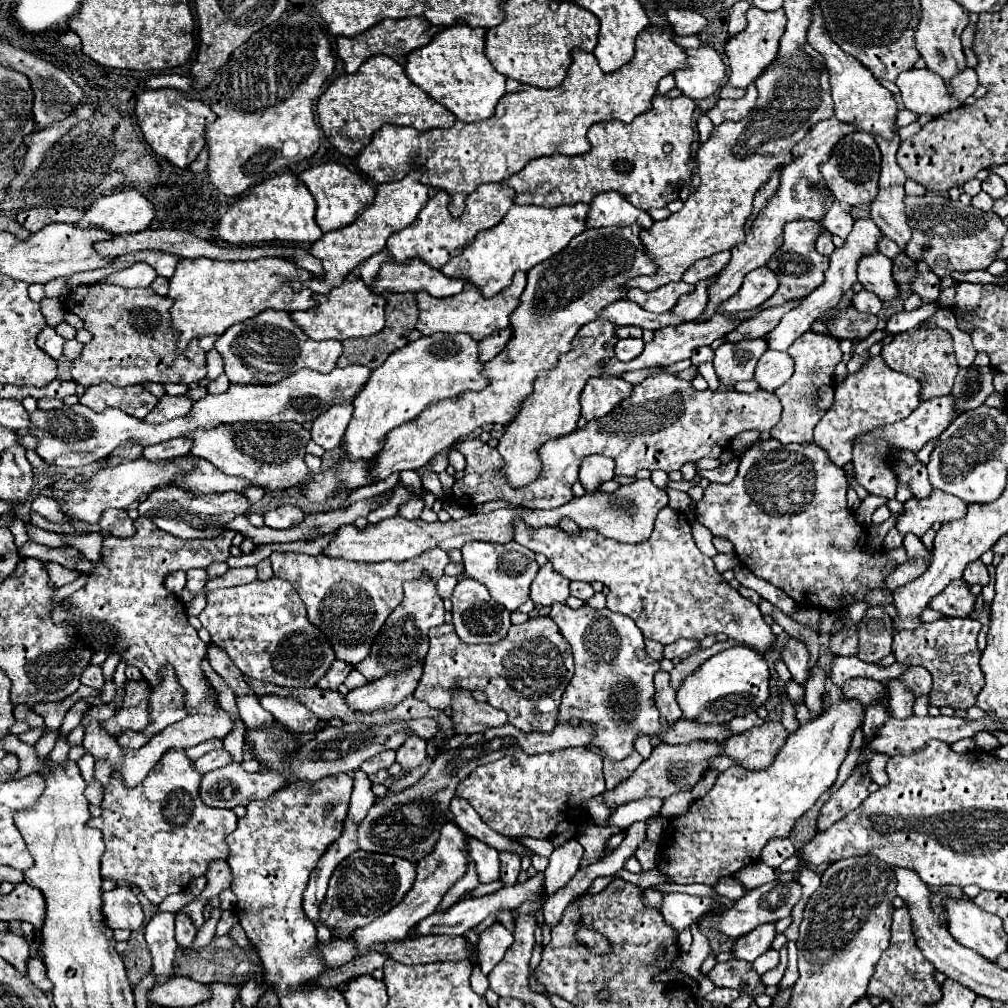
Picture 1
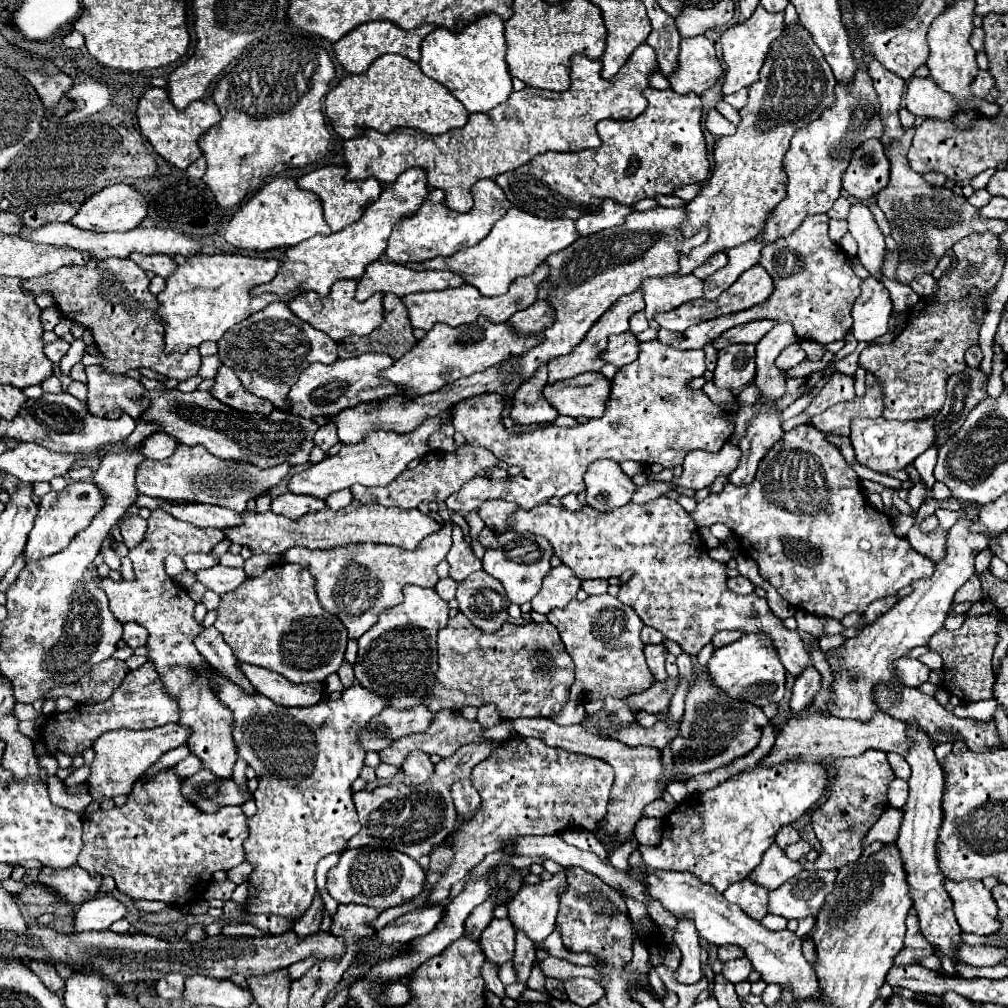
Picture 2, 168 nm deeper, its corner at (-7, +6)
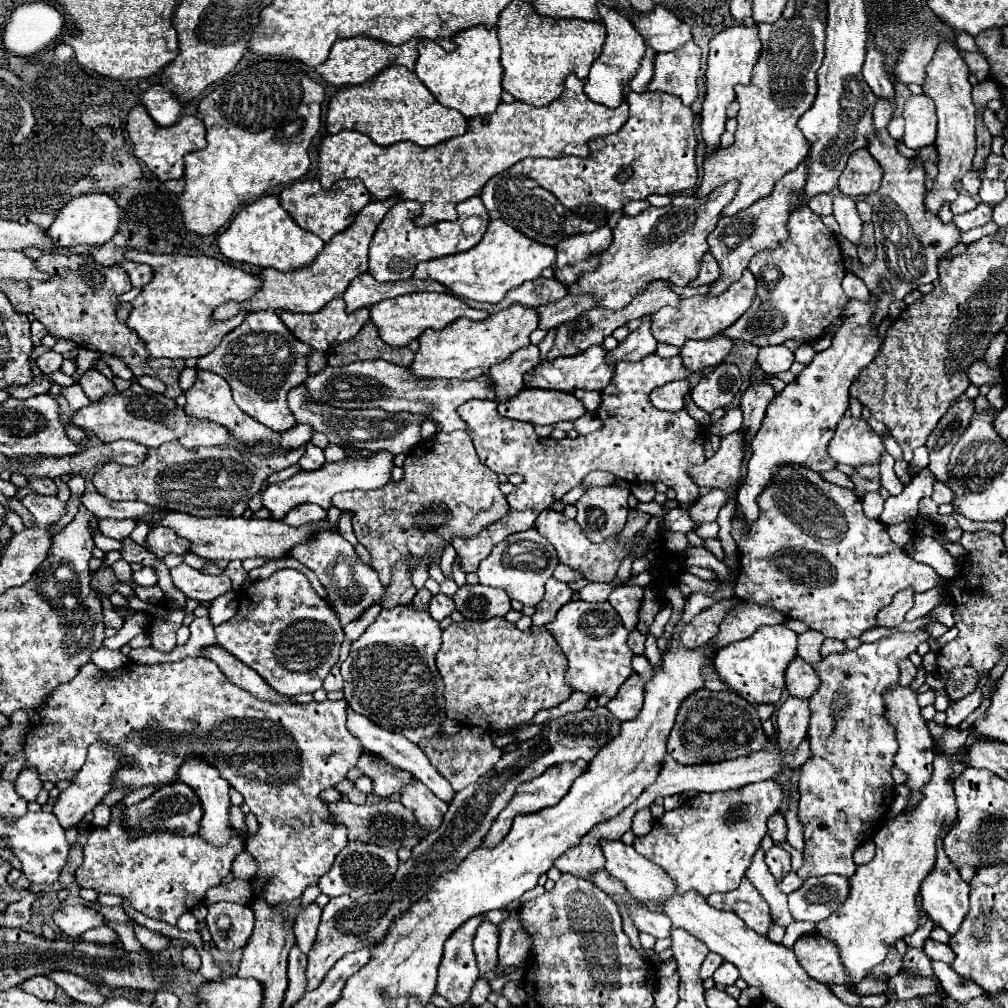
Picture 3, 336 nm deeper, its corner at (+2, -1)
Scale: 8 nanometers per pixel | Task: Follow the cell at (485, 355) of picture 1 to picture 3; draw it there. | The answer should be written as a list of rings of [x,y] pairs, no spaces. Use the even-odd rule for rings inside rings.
[[[567,294],[563,300],[547,304],[547,306],[539,306],[537,314],[539,314],[539,328],[541,330],[549,330],[555,326],[561,326],[565,322],[573,322],[581,312],[589,310],[593,306],[593,298],[591,296],[571,296]]]

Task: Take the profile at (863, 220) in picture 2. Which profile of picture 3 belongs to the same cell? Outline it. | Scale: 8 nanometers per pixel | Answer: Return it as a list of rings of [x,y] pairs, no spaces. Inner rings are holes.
[[[835,196],[833,198],[833,216],[841,226],[841,236],[845,236],[849,242],[859,244],[863,234],[863,222],[857,214],[855,202],[847,196]]]

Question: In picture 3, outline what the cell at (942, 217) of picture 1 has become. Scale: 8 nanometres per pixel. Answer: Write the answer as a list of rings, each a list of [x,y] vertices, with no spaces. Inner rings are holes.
[[[877,100],[873,110],[873,124],[877,128],[875,134],[869,136],[867,150],[871,156],[881,164],[883,168],[883,180],[881,188],[867,196],[867,200],[873,206],[873,226],[875,226],[875,244],[877,244],[877,256],[871,266],[855,264],[851,258],[847,262],[851,264],[851,270],[855,276],[859,276],[869,292],[877,298],[875,304],[875,316],[871,318],[871,330],[875,330],[883,318],[889,316],[889,304],[903,300],[913,288],[919,284],[931,284],[937,280],[937,262],[943,254],[947,254],[951,248],[959,244],[961,230],[949,222],[941,222],[939,216],[933,212],[927,212],[925,208],[925,170],[921,166],[915,166],[913,170],[907,170],[909,160],[903,158],[897,152],[897,142],[887,132],[887,122],[891,120],[895,110],[893,102]],[[887,280],[891,284],[891,290],[883,290],[881,282]]]

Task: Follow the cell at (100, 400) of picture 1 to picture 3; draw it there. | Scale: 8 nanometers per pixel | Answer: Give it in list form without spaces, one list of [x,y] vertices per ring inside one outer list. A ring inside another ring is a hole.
[[[87,370],[79,378],[79,386],[87,394],[91,402],[99,402],[105,394],[115,394],[115,386],[111,380],[107,380],[99,370]]]

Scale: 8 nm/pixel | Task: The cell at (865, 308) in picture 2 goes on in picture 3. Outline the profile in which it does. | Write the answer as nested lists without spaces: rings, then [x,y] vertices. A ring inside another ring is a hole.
[[[847,274],[847,276],[843,278],[843,290],[845,290],[845,294],[847,294],[849,298],[855,298],[855,300],[859,300],[859,302],[867,302],[867,300],[871,298],[867,286],[865,286],[863,280],[857,278],[855,274]]]

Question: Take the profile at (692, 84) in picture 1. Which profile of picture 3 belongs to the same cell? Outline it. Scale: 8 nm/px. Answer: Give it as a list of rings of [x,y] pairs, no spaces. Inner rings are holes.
[[[693,42],[683,44],[681,48],[655,56],[655,74],[649,82],[649,90],[667,92],[677,98],[685,106],[697,98],[697,78],[701,70],[701,50]]]

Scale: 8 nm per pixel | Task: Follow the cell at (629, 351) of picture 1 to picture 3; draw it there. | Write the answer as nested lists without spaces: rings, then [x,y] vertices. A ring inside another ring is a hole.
[[[591,346],[587,352],[581,352],[577,356],[563,356],[555,362],[543,362],[539,364],[533,374],[525,374],[525,386],[527,388],[545,388],[545,390],[563,390],[563,392],[575,392],[577,388],[585,390],[603,390],[615,374],[615,364],[607,364],[607,350],[601,346]]]

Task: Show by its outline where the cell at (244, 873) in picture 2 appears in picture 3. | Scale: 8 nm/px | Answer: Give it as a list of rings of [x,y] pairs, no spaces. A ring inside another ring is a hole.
[[[241,852],[231,866],[233,878],[239,878],[239,880],[251,880],[255,876],[255,872],[257,872],[255,860],[251,856],[247,856],[247,852]]]

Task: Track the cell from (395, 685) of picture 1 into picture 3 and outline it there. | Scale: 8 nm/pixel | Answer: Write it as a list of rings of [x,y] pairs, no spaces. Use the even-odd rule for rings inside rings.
[[[183,658],[179,662],[153,666],[127,662],[113,672],[103,672],[87,664],[71,682],[55,688],[39,714],[41,722],[27,732],[23,750],[27,754],[25,766],[37,768],[43,782],[49,780],[55,784],[73,778],[85,762],[89,744],[95,740],[105,740],[125,756],[125,768],[115,776],[113,786],[131,786],[137,790],[147,784],[171,784],[173,778],[177,778],[177,768],[191,754],[203,756],[219,768],[221,776],[243,794],[245,804],[259,822],[259,830],[245,840],[245,850],[257,862],[251,890],[255,900],[263,900],[273,908],[301,898],[307,886],[317,884],[319,878],[329,872],[337,852],[349,842],[347,828],[343,828],[343,824],[331,824],[327,802],[321,800],[321,792],[345,780],[349,768],[353,768],[363,754],[359,740],[347,732],[345,700],[269,704],[231,684],[215,662]]]

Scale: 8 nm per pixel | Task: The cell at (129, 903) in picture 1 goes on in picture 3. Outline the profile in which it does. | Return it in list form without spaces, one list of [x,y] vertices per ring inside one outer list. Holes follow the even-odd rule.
[[[63,906],[53,914],[55,924],[71,938],[81,938],[83,932],[105,924],[101,912],[91,906]]]

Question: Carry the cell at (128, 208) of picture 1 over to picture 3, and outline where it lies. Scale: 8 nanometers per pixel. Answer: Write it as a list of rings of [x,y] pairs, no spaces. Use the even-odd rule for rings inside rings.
[[[87,194],[77,196],[59,210],[55,222],[47,228],[47,236],[59,246],[105,244],[117,234],[119,224],[121,224],[121,208],[109,194]]]

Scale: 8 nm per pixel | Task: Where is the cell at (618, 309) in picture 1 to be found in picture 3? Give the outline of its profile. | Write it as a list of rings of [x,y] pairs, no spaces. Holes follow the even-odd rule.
[[[749,270],[743,272],[741,280],[737,280],[735,284],[731,284],[723,294],[719,296],[693,296],[693,298],[685,298],[681,300],[679,306],[675,308],[661,308],[655,314],[655,322],[653,322],[653,336],[657,342],[667,342],[673,346],[683,346],[685,340],[707,340],[713,338],[717,334],[721,334],[723,328],[731,326],[735,320],[739,320],[745,310],[751,306],[751,300],[755,298],[757,292],[757,284],[755,278]]]

